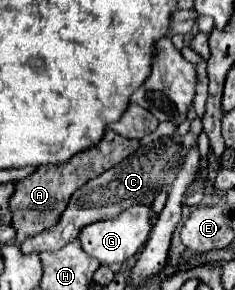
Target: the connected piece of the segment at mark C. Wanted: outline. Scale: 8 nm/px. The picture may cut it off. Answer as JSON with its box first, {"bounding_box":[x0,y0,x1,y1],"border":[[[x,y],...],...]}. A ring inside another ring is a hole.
{"bounding_box":[20,119,202,253],"border":[[[194,119],[190,131],[180,137],[178,133],[174,133],[172,137],[160,137],[156,141],[152,141],[150,145],[140,147],[136,153],[132,153],[130,157],[126,157],[124,161],[120,161],[120,165],[108,169],[106,173],[102,173],[100,177],[94,177],[92,181],[88,181],[84,187],[80,187],[68,201],[68,207],[64,209],[64,213],[60,215],[60,221],[44,231],[38,233],[36,237],[28,237],[28,241],[24,241],[20,245],[20,249],[24,253],[32,253],[32,251],[58,251],[64,245],[68,245],[70,241],[78,239],[78,233],[82,227],[96,223],[96,221],[104,221],[104,219],[112,219],[116,217],[120,211],[136,205],[136,203],[152,203],[156,193],[154,187],[164,185],[164,183],[172,183],[176,179],[176,173],[182,167],[184,155],[188,153],[188,149],[196,143],[198,135],[202,133],[202,121]]]}

